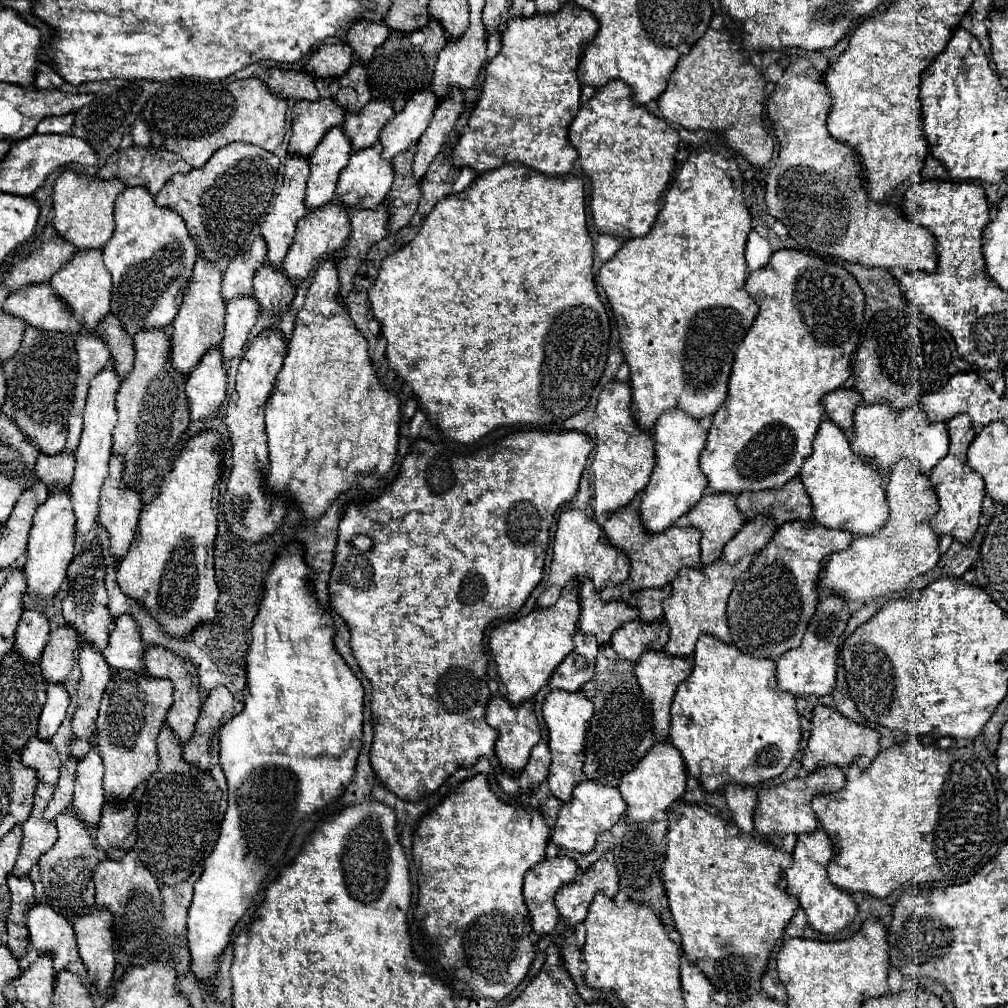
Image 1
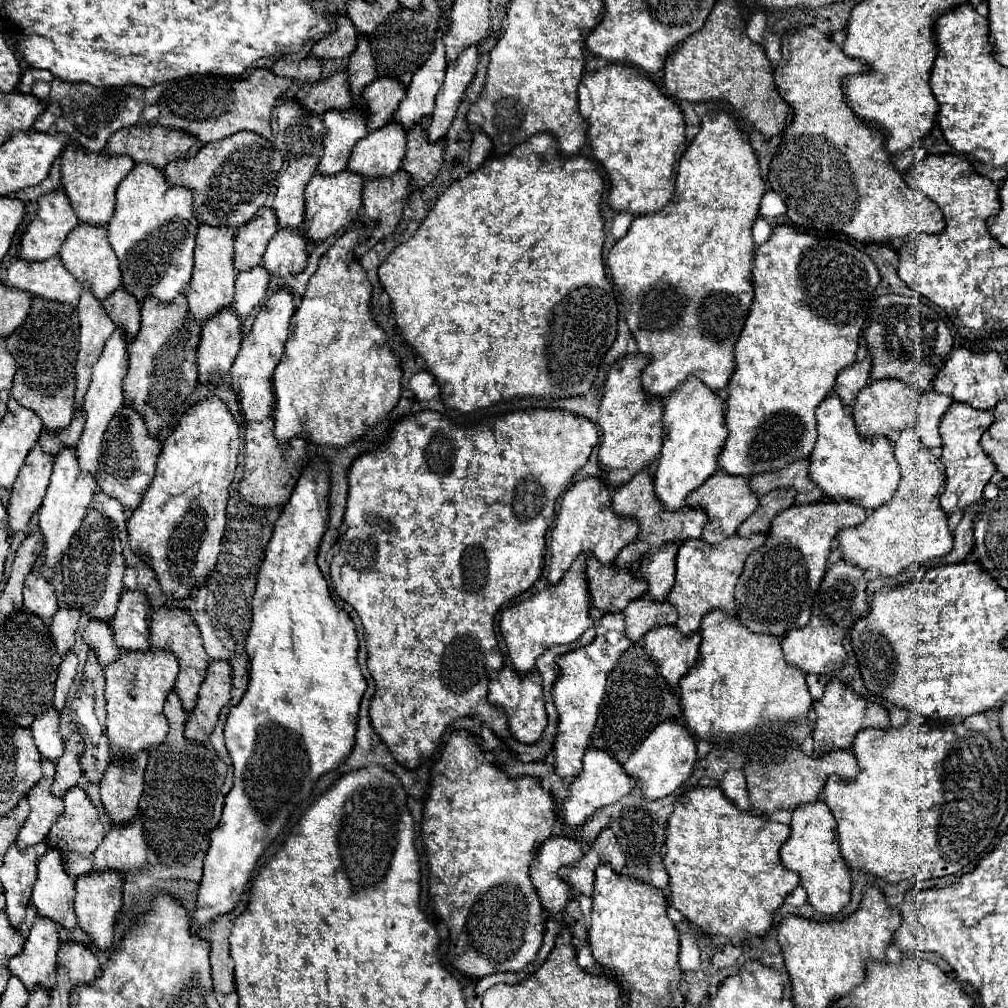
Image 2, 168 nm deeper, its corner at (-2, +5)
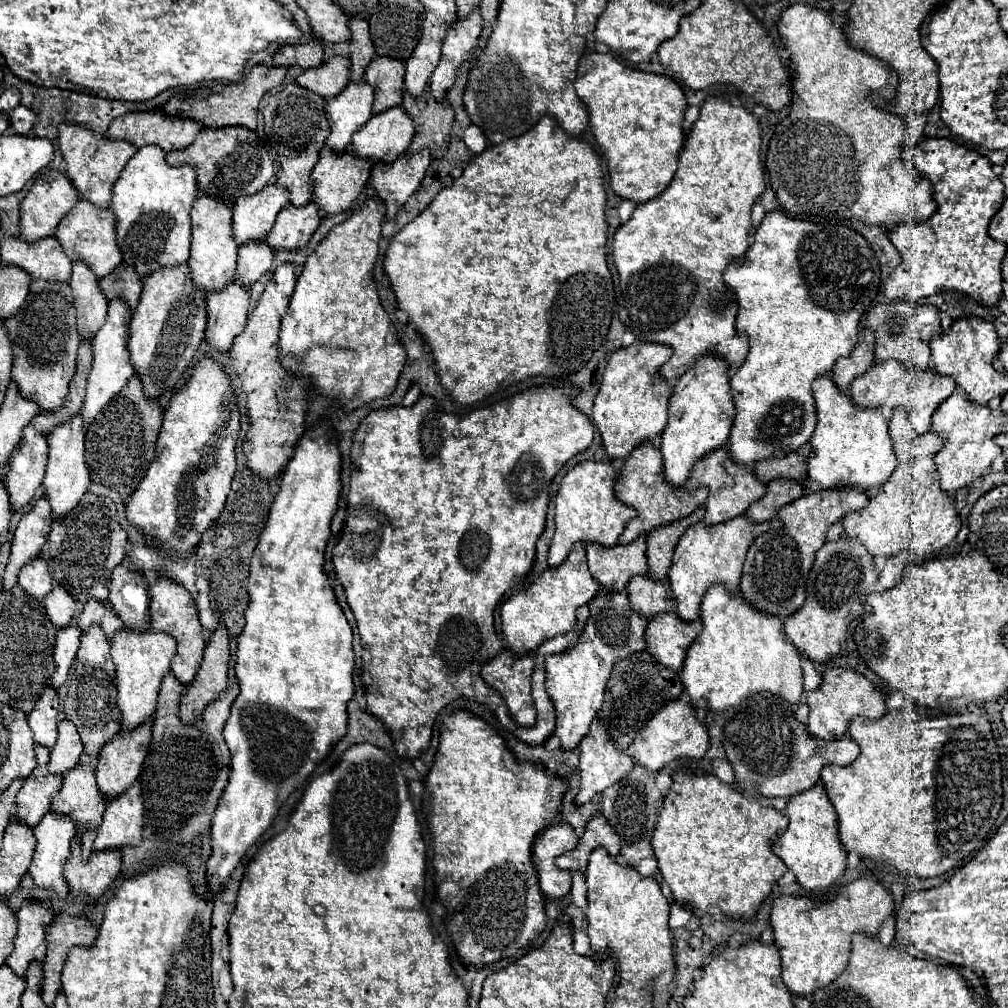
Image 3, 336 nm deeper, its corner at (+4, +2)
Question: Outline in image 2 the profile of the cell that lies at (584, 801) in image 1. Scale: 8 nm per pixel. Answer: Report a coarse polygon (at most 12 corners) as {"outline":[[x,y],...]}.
{"outline":[[590,747],[562,813],[580,827],[636,781],[606,751]]}

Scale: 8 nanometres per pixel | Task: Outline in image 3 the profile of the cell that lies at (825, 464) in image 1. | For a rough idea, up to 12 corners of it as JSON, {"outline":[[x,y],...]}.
{"outline":[[812,384],[808,476],[874,494],[896,456],[880,410]]}

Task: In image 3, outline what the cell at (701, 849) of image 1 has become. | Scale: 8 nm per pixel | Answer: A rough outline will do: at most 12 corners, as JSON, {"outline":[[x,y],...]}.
{"outline":[[676,770],[652,848],[676,902],[752,920],[786,816]]}

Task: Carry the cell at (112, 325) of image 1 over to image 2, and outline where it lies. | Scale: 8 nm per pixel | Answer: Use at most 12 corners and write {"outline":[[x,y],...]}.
{"outline":[[120,287],[102,307],[130,339],[140,327],[140,303]]}

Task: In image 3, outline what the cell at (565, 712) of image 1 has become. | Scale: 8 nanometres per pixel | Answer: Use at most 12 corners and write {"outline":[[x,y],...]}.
{"outline":[[598,590],[582,638],[546,658],[560,750],[576,750],[646,618]]}

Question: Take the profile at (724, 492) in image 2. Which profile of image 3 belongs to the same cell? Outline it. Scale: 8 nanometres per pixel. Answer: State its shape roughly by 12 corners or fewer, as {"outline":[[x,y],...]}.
{"outline":[[726,448],[702,458],[684,488],[710,490],[708,526],[742,516],[766,484]]}

